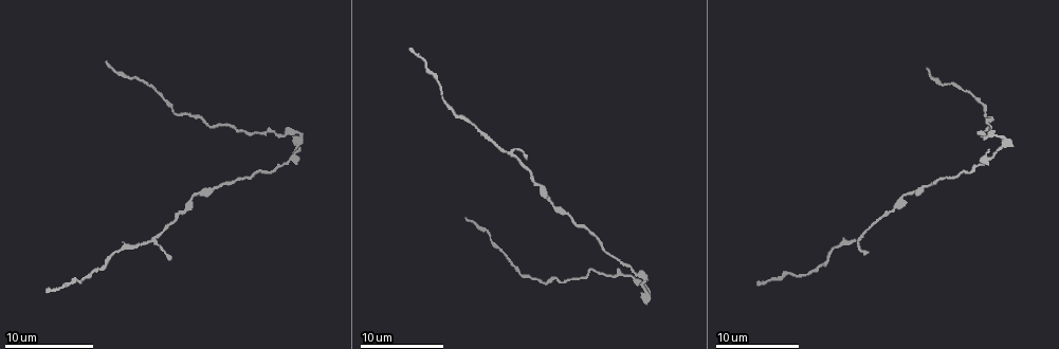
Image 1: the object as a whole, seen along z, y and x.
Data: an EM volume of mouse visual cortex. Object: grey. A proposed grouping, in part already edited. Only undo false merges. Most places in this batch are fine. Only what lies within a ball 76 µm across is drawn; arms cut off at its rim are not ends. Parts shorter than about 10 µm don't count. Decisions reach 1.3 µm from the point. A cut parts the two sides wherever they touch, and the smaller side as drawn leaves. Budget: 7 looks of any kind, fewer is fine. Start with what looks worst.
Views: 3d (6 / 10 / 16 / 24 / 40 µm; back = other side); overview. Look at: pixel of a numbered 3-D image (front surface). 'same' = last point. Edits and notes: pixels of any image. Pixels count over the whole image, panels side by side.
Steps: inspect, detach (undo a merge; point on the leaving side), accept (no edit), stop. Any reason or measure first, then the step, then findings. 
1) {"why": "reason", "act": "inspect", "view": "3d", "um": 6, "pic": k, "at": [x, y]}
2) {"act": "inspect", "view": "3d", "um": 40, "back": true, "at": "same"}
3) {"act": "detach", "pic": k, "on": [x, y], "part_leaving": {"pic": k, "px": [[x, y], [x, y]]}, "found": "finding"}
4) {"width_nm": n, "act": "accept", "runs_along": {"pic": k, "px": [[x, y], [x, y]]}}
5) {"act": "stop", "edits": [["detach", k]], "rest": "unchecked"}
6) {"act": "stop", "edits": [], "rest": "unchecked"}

{"why": "a narrow waist", "act": "inspect", "view": "3d", "um": 16, "pic": 1, "at": [195, 192]}

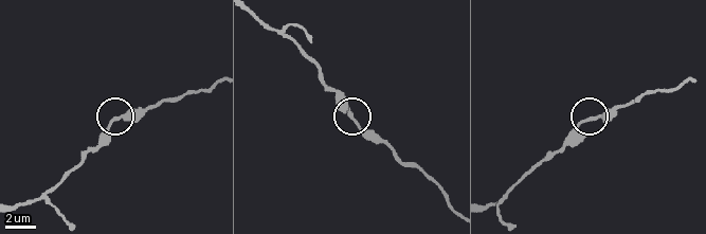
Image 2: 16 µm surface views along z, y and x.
{"act": "inspect", "view": "3d", "um": 6, "pic": 2, "at": [118, 117]}

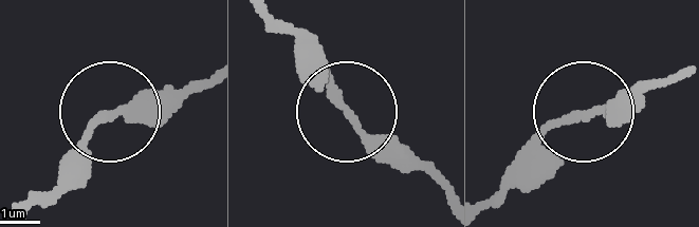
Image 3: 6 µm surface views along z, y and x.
{"act": "accept", "runs_along": {"pic": 3, "px": [[440, 185], [389, 154], [302, 46]]}, "found": "continuous, no second neuron"}

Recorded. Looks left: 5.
{"why": "thin neck", "act": "inspect", "view": "3d", "um": 10, "pic": 1, "at": [516, 159]}

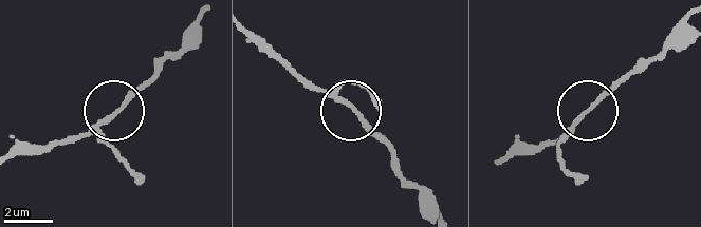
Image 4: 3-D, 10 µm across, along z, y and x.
{"width_nm": 170, "act": "accept", "found": "all the same neuron"}

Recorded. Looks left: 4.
{"why": "calibre changes", "act": "inspect", "view": "3d", "um": 6, "pic": 1, "at": [449, 105]}

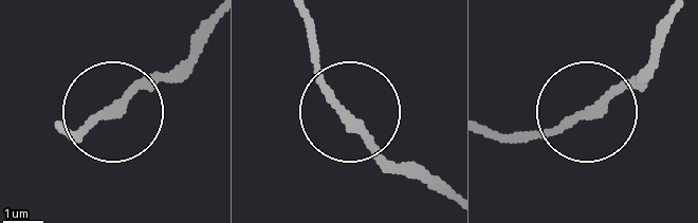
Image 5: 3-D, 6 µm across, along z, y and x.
{"width_nm": 220, "act": "accept", "found": "all the same neuron"}

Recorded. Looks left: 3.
{"act": "inspect", "view": "3d", "um": 6, "pic": 1, "at": [962, 171]}

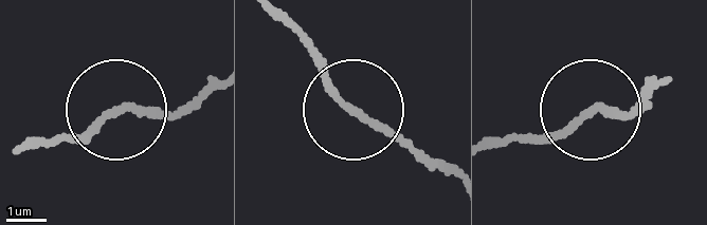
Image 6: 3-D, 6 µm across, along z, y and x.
{"act": "inspect", "view": "3d", "um": 6, "back": true, "pic": 6, "at": [355, 108]}

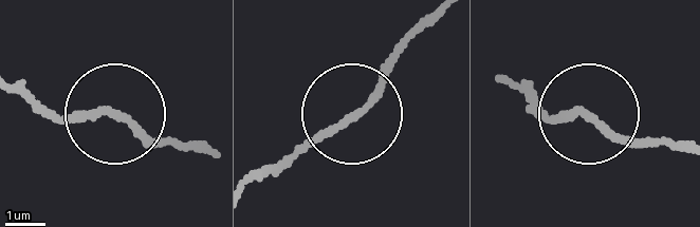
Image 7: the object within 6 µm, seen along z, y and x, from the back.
{"act": "accept", "runs_along": {"pic": 7, "px": [[356, 110], [421, 25]]}, "found": "all the same neuron"}

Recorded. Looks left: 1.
{"act": "stop", "edits": [], "rest": "unchecked"}

